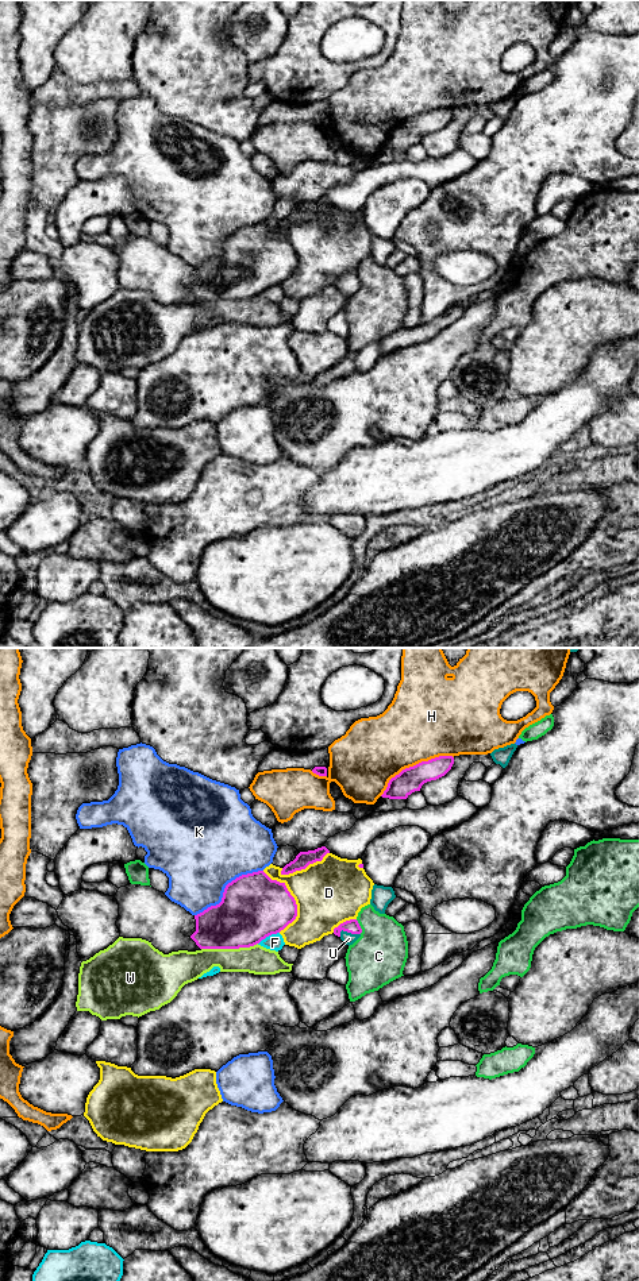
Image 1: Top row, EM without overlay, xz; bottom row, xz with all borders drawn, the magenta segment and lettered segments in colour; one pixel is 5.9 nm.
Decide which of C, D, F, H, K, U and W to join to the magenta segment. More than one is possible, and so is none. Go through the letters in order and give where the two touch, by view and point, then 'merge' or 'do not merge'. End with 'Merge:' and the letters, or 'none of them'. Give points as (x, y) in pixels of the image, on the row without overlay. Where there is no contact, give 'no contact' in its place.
C: xz (360, 278) | do not merge
D: xz (293, 250) | do not merge
F: xz (268, 288) | do not merge
H: xz (414, 118) | do not merge
K: xz (224, 240) | do not merge
U: xz (350, 284) | merge
W: xz (228, 300) | do not merge
Merge: U

